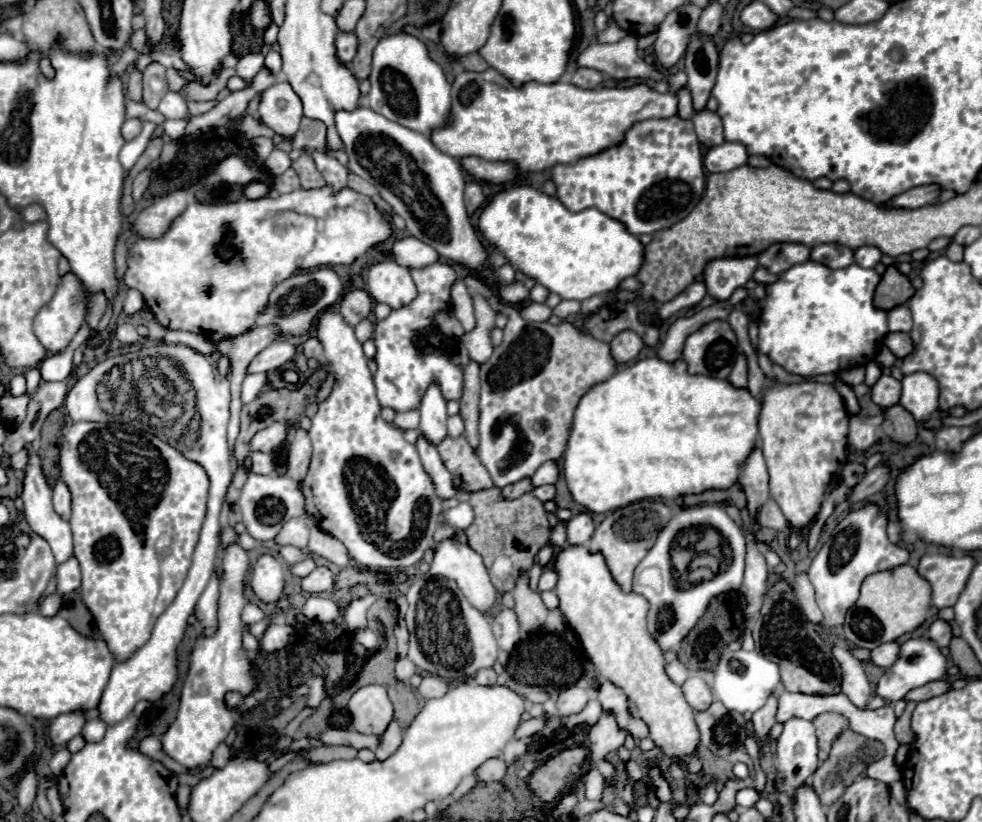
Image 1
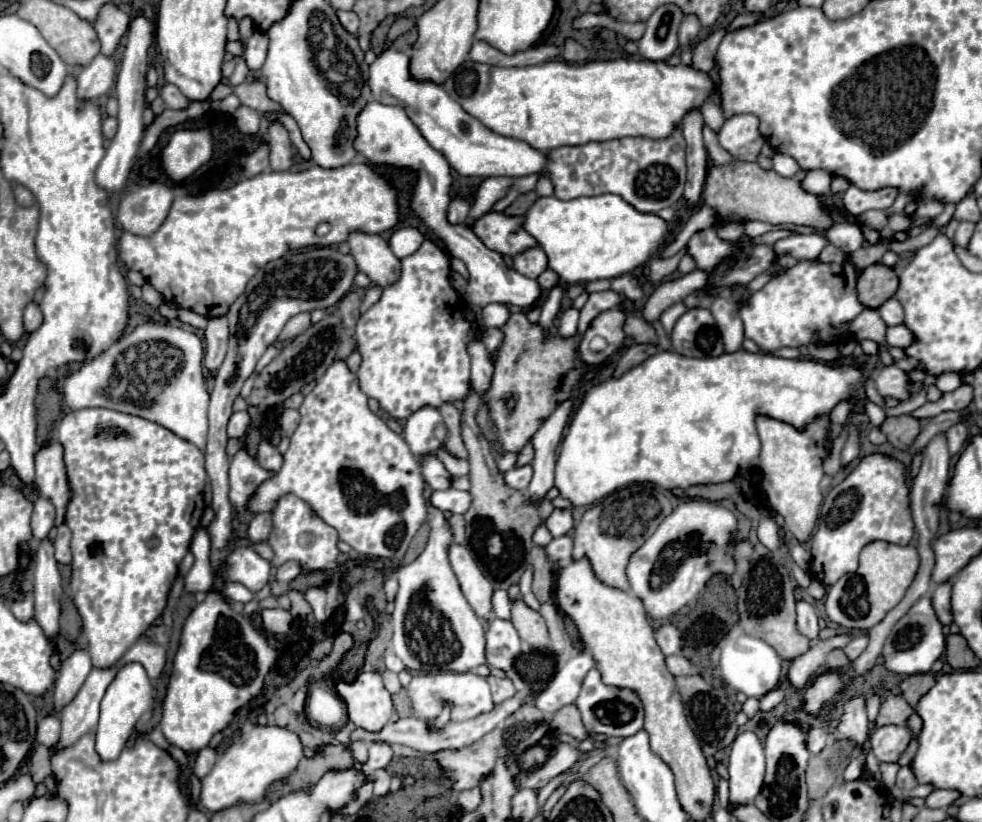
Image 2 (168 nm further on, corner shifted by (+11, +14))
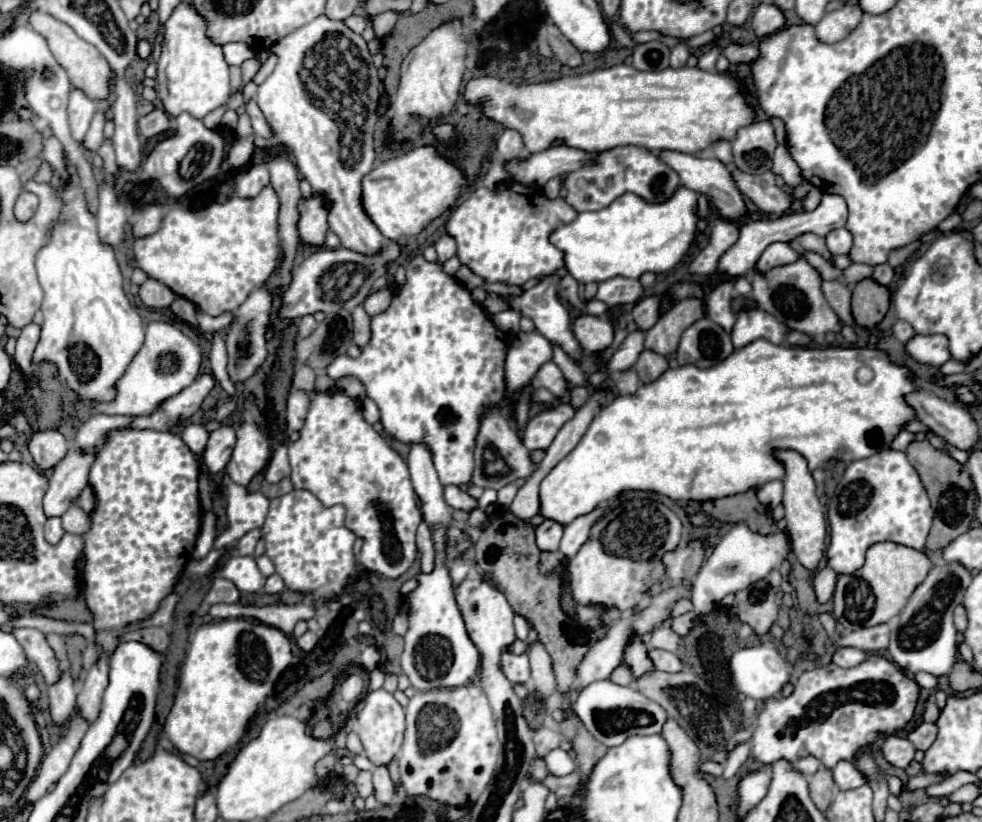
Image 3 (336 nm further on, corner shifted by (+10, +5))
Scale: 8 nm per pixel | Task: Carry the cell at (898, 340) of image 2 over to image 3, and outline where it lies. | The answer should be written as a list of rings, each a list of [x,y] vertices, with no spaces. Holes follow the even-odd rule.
[[[934,334],[934,336],[914,336],[910,338],[910,342],[906,342],[906,354],[920,362],[920,364],[928,364],[928,366],[942,366],[948,358],[948,340],[946,336]]]

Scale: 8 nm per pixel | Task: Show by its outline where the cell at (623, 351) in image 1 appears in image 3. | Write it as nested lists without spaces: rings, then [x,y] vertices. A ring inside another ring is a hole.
[[[582,314],[574,322],[574,336],[580,346],[594,356],[594,362],[600,362],[600,354],[614,342],[614,324],[598,316]]]

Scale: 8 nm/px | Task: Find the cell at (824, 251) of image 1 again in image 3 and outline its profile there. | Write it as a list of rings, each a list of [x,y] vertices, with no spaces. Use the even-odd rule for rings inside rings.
[[[774,242],[770,244],[764,254],[760,256],[756,268],[760,272],[766,272],[770,268],[776,268],[776,266],[786,266],[786,264],[794,264],[796,260],[800,258],[800,252],[794,250],[790,244],[786,242]]]

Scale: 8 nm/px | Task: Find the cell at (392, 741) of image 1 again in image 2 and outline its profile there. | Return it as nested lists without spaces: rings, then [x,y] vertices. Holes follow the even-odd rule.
[[[371,743],[369,745],[369,761],[363,769],[385,769],[393,757],[393,749],[387,743]]]

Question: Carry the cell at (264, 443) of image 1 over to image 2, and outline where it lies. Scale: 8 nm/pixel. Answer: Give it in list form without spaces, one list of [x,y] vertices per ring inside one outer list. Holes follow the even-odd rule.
[[[247,411],[233,413],[233,415],[231,415],[231,419],[229,419],[229,425],[227,425],[227,437],[229,437],[229,439],[245,437],[249,423],[251,423],[251,417],[249,417],[249,413],[247,413]]]

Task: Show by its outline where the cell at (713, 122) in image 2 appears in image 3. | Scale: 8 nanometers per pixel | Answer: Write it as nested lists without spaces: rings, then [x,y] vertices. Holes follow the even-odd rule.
[[[716,140],[716,142],[712,142],[710,148],[712,148],[714,156],[716,156],[720,162],[732,164],[732,144],[730,144],[728,140]]]

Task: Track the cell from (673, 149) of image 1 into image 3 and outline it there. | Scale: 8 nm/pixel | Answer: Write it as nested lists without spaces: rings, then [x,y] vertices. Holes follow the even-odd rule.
[[[618,146],[612,150],[598,152],[590,164],[570,172],[564,180],[564,200],[576,210],[602,210],[618,196],[632,192],[650,204],[666,202],[680,188],[678,174],[658,158],[658,152],[640,146]]]

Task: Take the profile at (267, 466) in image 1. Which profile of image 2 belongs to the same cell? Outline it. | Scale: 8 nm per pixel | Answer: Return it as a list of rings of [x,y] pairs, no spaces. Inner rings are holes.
[[[261,441],[259,449],[257,449],[257,461],[263,469],[267,469],[271,473],[277,473],[283,465],[283,455],[269,441]]]

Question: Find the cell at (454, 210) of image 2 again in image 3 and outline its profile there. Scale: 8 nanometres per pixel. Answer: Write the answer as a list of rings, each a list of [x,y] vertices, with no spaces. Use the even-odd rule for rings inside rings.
[[[442,234],[440,240],[436,242],[436,252],[438,252],[438,262],[444,262],[456,254],[456,242],[450,238],[450,234]]]

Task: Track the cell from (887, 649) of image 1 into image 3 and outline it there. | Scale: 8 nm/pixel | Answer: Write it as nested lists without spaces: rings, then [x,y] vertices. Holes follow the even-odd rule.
[[[838,648],[838,650],[834,652],[832,662],[834,662],[836,666],[840,666],[840,668],[854,668],[854,666],[858,666],[860,662],[864,662],[866,656],[868,656],[868,654],[862,652],[862,650],[858,650],[858,648]]]

